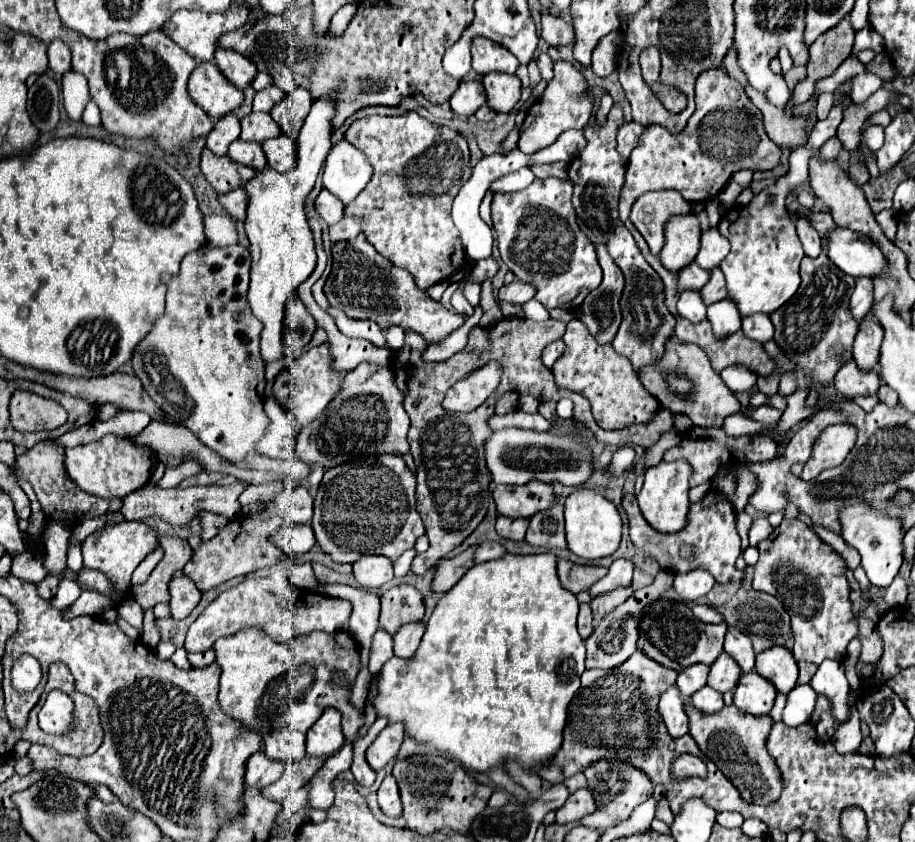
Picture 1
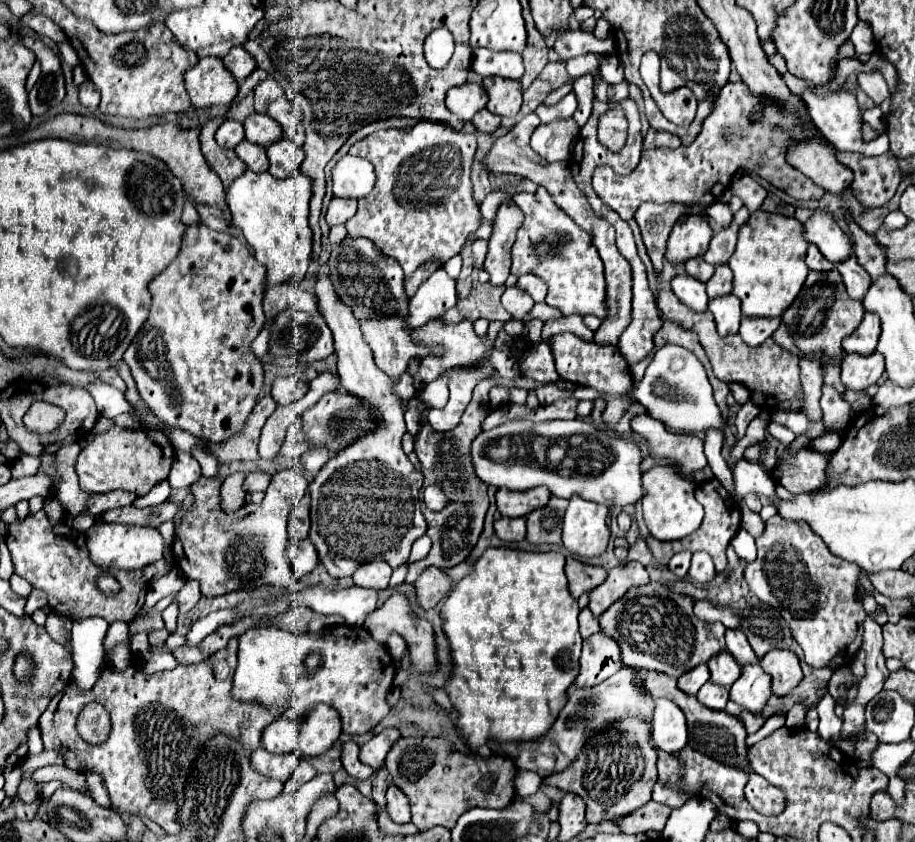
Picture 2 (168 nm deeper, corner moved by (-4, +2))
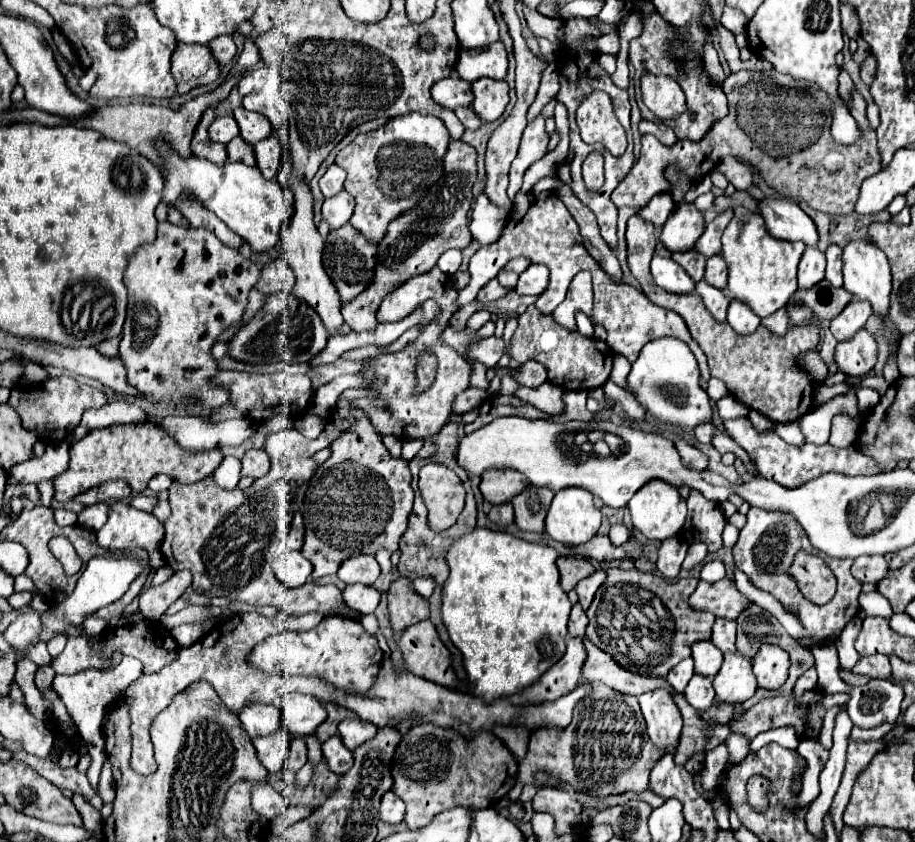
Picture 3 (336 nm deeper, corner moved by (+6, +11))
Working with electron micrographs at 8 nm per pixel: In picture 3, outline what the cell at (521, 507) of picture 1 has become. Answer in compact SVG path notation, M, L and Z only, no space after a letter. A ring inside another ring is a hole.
M487 469L487 473L481 475L481 493L485 497L485 501L489 501L491 505L501 505L511 501L511 497L515 497L517 493L523 491L523 487L527 487L529 481L523 473L513 471L513 469Z

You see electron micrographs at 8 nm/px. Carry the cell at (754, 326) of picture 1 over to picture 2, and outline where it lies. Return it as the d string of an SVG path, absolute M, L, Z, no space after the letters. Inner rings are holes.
M741 318L741 328L739 334L749 346L757 346L765 342L781 324L779 318Z

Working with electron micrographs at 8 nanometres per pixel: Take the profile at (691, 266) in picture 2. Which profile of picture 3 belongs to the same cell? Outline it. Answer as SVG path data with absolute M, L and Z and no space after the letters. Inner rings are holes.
M691 249L691 251L683 251L683 253L673 253L671 259L673 259L675 263L679 263L679 265L685 269L685 273L687 273L695 283L703 279L707 257L701 255L699 251Z

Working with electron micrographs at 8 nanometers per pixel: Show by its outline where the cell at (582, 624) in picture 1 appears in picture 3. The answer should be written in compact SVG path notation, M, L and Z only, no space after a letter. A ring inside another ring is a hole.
M573 605L571 609L571 617L569 617L569 635L571 637L583 637L585 635L585 627L587 627L587 615L581 609L581 605Z

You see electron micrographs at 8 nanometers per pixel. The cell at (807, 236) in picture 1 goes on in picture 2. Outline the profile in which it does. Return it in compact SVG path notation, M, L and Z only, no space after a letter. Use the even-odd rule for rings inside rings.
M809 246L809 250L807 250L807 266L811 270L821 270L821 272L833 268L833 264L817 250L817 246Z

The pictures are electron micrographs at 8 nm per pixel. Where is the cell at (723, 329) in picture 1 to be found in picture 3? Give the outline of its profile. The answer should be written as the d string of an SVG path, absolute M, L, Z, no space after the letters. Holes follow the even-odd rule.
M699 281L697 283L697 291L703 297L705 307L709 309L709 313L717 319L717 321L725 321L727 315L727 305L729 305L729 297L725 295L725 291L711 287L707 281Z

